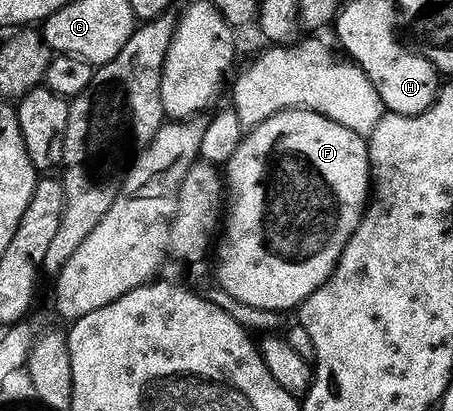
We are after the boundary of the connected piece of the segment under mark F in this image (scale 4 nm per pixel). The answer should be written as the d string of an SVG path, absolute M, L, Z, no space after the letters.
M287 108L271 115L265 121L250 127L237 141L235 154L223 168L223 180L227 185L227 215L223 220L225 241L221 244L221 261L217 264L217 280L221 288L233 300L246 304L249 308L293 308L310 296L321 283L328 280L336 268L341 252L347 246L351 234L367 207L367 197L371 192L371 169L369 167L369 149L362 133L353 132L347 126L307 108Z

